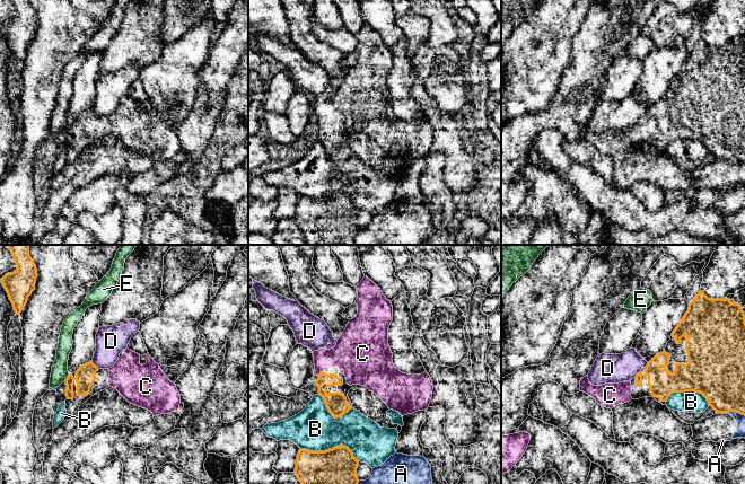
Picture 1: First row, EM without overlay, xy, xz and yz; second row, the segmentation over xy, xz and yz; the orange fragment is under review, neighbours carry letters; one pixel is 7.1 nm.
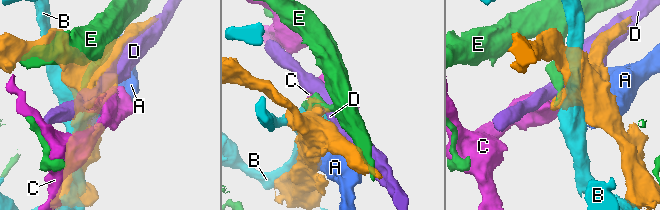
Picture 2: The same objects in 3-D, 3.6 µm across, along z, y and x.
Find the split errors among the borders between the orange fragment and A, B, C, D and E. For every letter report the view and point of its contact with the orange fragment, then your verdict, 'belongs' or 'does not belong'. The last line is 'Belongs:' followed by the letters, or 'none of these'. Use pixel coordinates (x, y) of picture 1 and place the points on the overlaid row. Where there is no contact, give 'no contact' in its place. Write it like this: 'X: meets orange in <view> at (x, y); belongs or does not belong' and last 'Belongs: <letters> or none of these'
A: meets orange in yz at (733, 410); does not belong
B: meets orange in xz at (331, 449); does not belong
C: meets orange in xz at (320, 374); belongs
D: meets orange in xy at (94, 364); does not belong
E: meets orange in xy at (68, 377); does not belong
Belongs: C

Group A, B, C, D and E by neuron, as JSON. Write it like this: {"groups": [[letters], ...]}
{"groups": [["A"], ["B"], ["C"], ["D"], ["E"]]}

